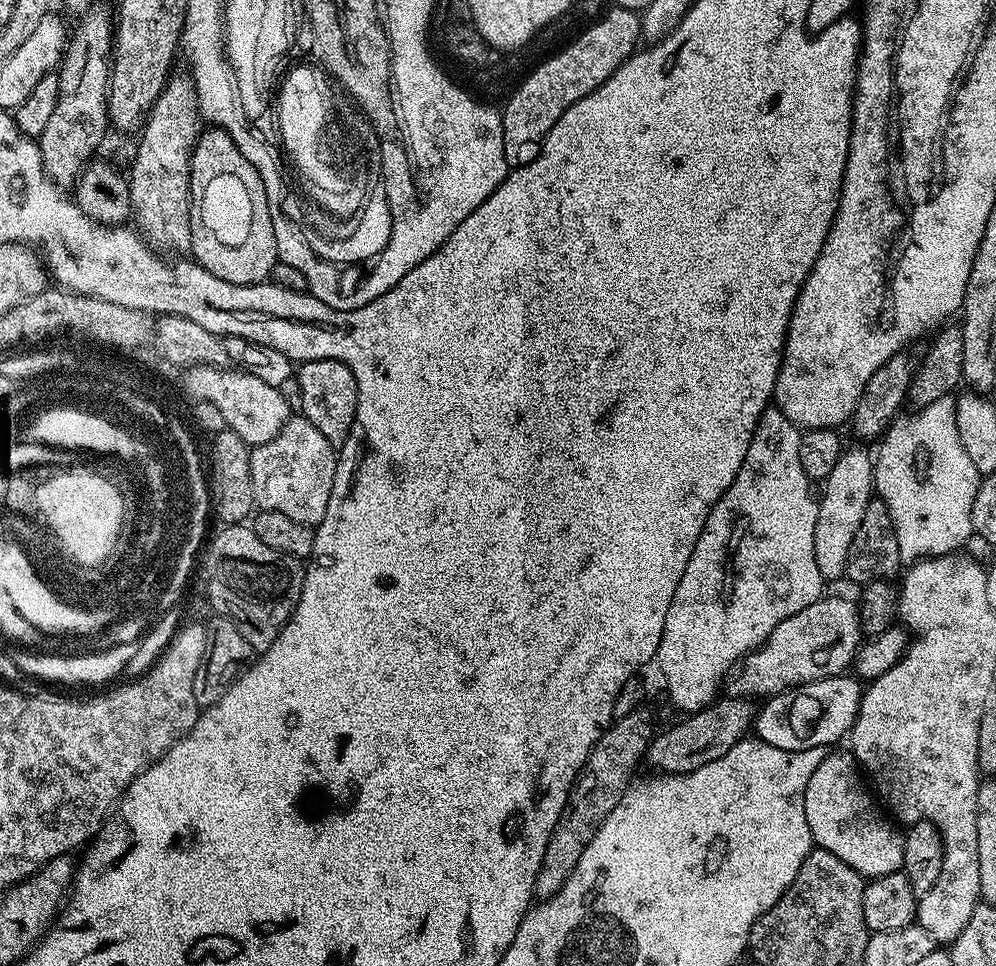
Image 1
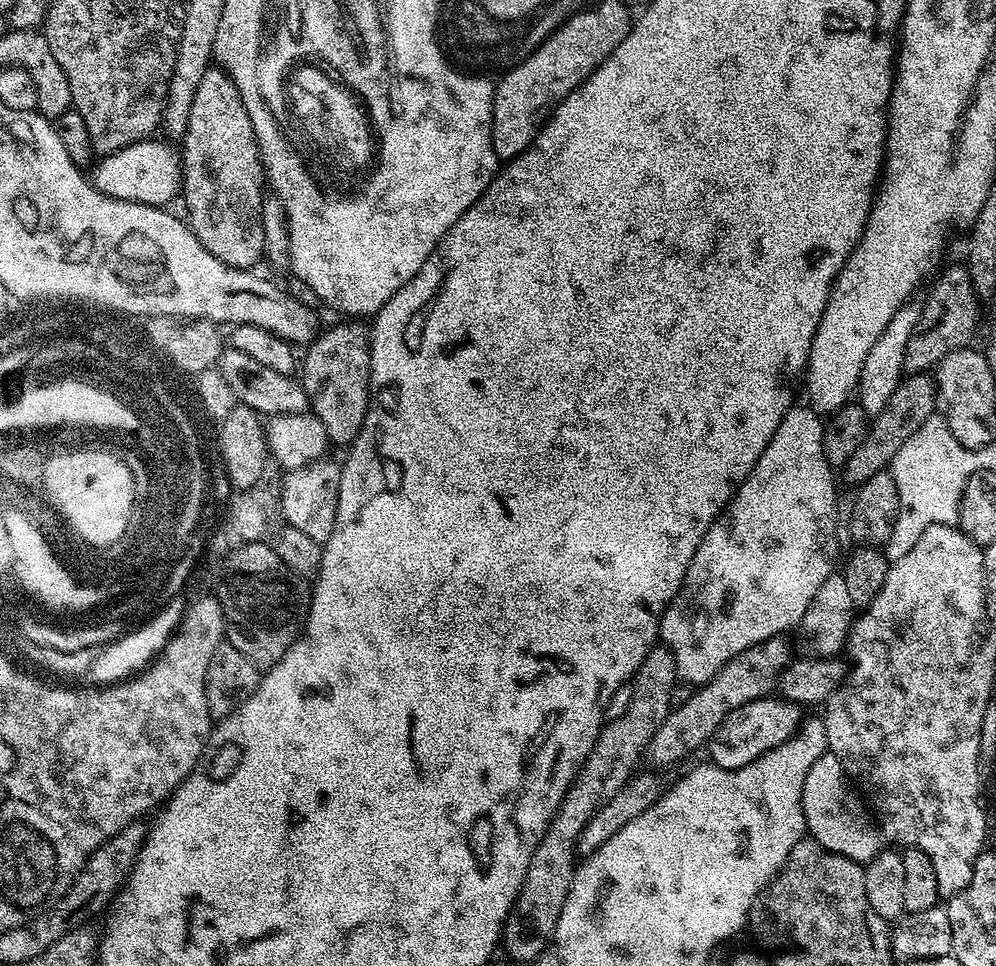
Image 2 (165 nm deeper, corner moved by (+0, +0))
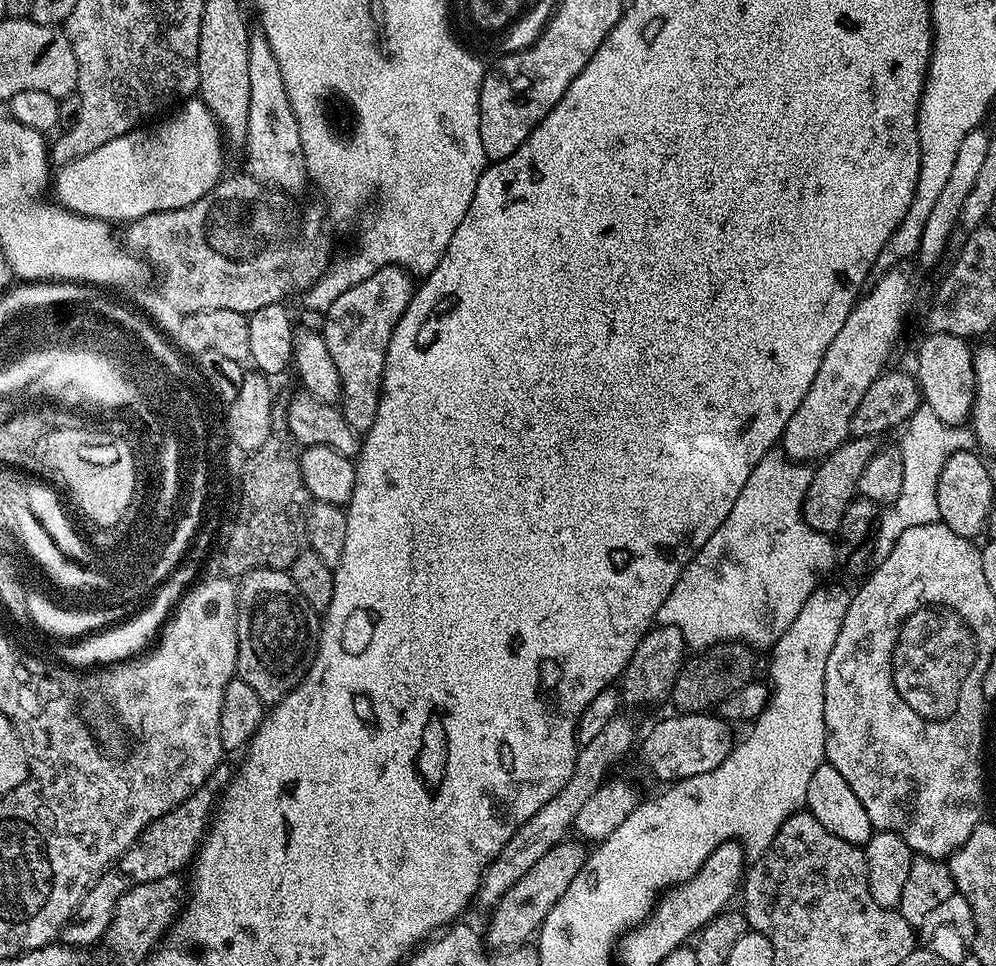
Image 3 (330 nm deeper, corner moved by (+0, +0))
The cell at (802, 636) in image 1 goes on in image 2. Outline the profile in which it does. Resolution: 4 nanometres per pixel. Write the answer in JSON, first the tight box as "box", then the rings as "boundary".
{"box":[646,636,794,770],"boundary":[[[775,636],[742,650],[742,654],[730,658],[730,662],[726,662],[726,666],[722,666],[722,670],[718,670],[714,678],[699,685],[682,706],[671,709],[646,749],[646,760],[652,763],[649,765],[656,770],[665,770],[671,764],[686,759],[691,752],[696,752],[699,748],[701,751],[714,730],[718,730],[726,714],[738,710],[738,706],[746,702],[765,699],[777,687],[777,680],[793,659],[794,653],[786,641],[784,636]]]}

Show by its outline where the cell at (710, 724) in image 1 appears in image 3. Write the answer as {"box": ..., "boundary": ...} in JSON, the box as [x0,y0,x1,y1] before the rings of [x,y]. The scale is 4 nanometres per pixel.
{"box":[486,838,589,950],"boundary":[[[565,838],[558,841],[550,850],[546,850],[546,854],[542,854],[542,858],[538,858],[538,862],[534,862],[534,866],[530,866],[530,870],[526,870],[526,874],[522,874],[522,878],[518,878],[518,882],[514,882],[514,886],[510,886],[510,890],[506,890],[503,898],[491,909],[492,921],[488,924],[488,936],[486,932],[487,943],[491,947],[493,944],[496,950],[503,950],[516,948],[520,944],[531,941],[543,926],[546,914],[550,914],[550,910],[554,910],[554,902],[558,902],[558,898],[562,898],[562,894],[566,894],[570,882],[574,882],[574,878],[578,878],[578,870],[582,870],[589,855],[589,849],[576,838]]]}

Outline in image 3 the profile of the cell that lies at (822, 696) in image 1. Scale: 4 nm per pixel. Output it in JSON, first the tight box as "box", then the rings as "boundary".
{"box":[639,711,734,782],"boundary":[[[707,711],[681,715],[680,720],[664,720],[656,724],[648,732],[648,737],[639,745],[644,755],[643,767],[654,766],[653,777],[662,774],[662,782],[675,782],[694,778],[694,774],[706,774],[714,770],[714,766],[722,766],[732,752],[734,739],[733,730],[728,721],[719,715],[709,714]]]}

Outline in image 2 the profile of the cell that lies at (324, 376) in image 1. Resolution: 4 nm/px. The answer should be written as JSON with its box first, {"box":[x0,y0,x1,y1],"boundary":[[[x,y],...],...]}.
{"box":[302,322,370,446],"boundary":[[[340,322],[344,324],[336,324],[333,328],[328,328],[319,333],[316,339],[307,345],[306,351],[302,356],[302,383],[308,402],[310,412],[318,418],[318,422],[322,422],[322,426],[326,426],[326,434],[329,441],[333,445],[344,444],[350,446],[358,438],[358,434],[362,430],[362,422],[366,418],[366,410],[368,409],[368,383],[370,382],[370,332],[367,327],[364,328],[360,322]]]}

